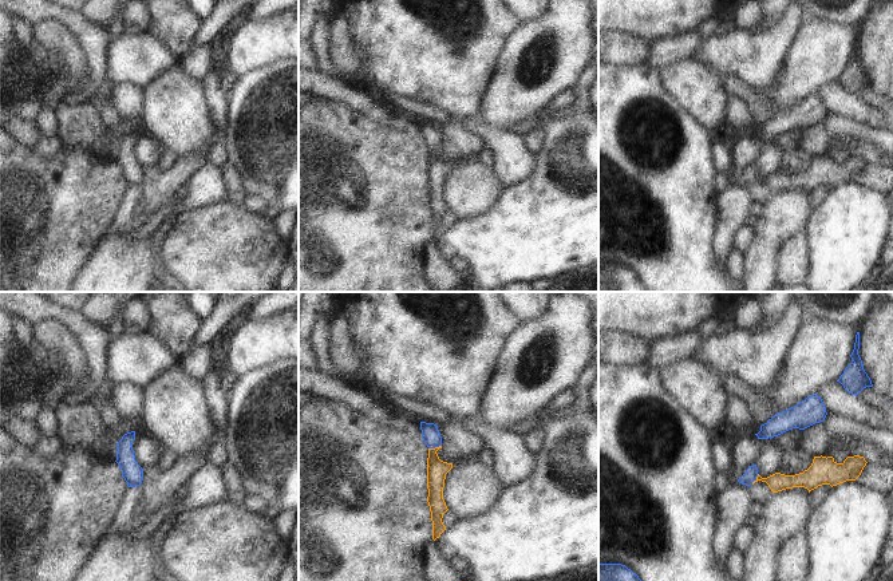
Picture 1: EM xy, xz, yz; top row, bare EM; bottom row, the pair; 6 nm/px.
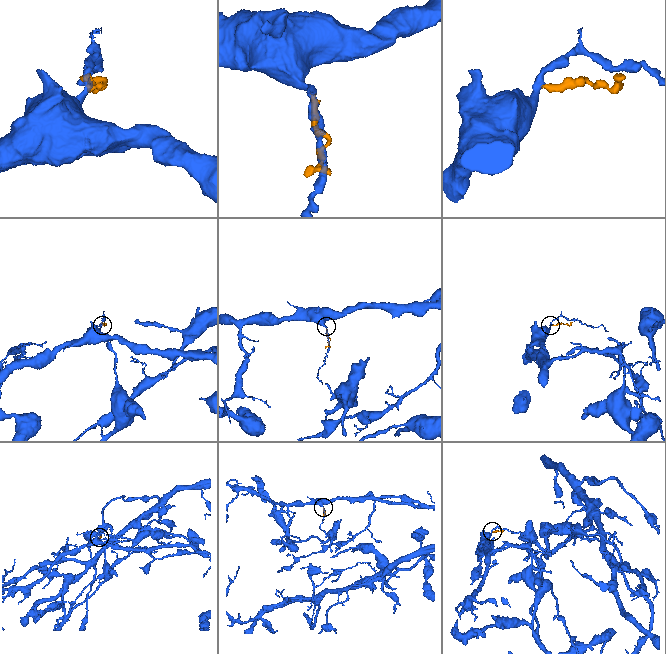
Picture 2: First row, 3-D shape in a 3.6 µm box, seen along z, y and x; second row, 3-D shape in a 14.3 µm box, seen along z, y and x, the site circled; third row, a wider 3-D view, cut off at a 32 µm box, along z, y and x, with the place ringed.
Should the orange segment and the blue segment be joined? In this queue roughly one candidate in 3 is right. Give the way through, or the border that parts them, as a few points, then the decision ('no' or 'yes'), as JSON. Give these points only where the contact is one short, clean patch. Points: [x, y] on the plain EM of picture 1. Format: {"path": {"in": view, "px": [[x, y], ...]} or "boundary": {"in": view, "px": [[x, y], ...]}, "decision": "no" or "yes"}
{"path": {"in": "xz", "px": [[437, 169], [434, 165], [435, 147], [430, 133]]}, "decision": "yes"}

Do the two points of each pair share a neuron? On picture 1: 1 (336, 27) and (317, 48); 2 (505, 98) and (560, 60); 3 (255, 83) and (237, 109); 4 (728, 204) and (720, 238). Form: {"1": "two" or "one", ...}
{"1": "two", "2": "one", "3": "one", "4": "one"}

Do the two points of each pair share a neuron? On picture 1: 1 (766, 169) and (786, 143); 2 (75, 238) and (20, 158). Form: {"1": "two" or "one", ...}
{"1": "two", "2": "one"}

